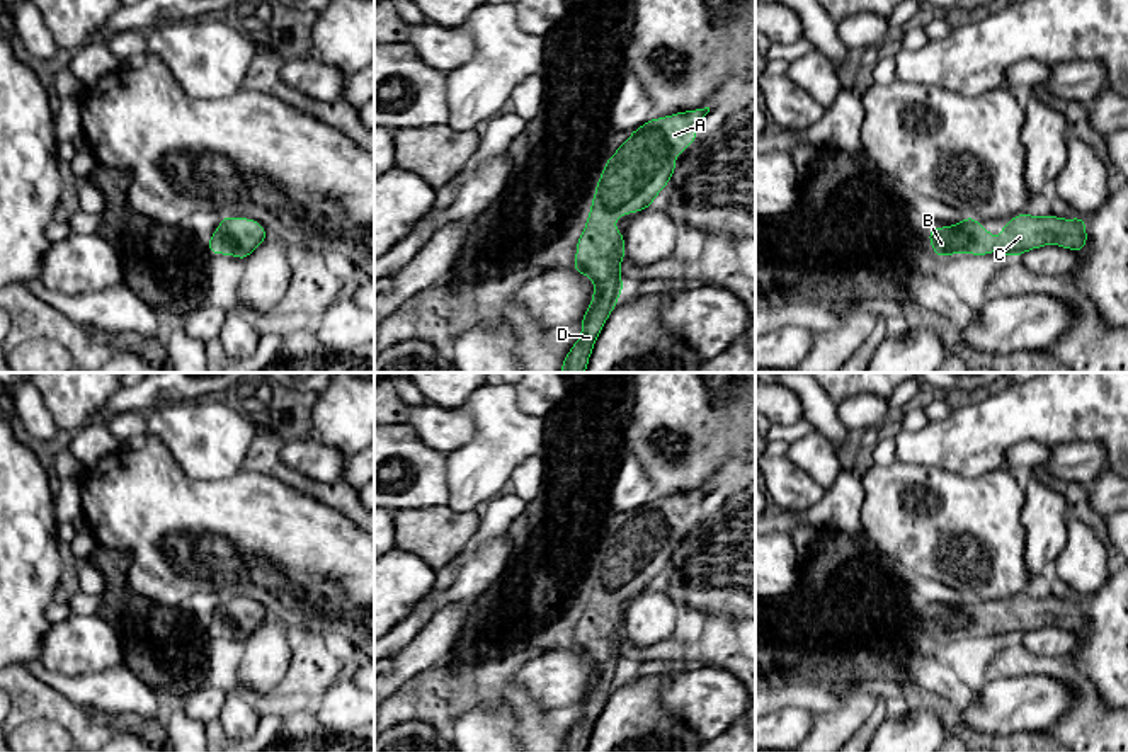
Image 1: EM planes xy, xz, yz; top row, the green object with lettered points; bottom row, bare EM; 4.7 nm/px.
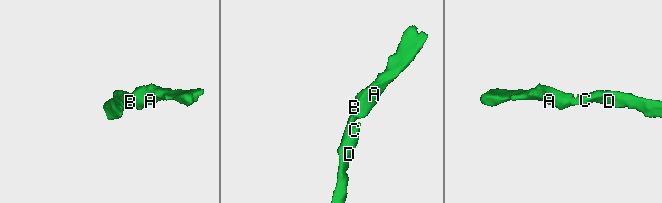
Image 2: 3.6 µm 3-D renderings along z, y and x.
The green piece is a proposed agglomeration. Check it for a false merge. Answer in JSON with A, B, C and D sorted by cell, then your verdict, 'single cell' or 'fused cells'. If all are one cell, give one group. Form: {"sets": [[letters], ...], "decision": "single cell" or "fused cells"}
{"sets": [["A", "B", "C", "D"]], "decision": "single cell"}

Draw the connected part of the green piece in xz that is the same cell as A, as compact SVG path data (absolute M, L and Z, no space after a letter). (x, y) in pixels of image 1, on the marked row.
M704 107L653 117L631 131L606 160L572 265L594 281L595 291L580 322L582 337L568 350L560 373L585 373L592 347L623 291L619 265L624 260L624 238L611 223L653 204L675 170L675 157L694 143L708 112L709 107Z

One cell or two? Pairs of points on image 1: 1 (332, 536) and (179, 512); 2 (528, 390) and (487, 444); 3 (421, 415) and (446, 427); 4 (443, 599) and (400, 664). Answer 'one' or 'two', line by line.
1: one
2: two
3: one
4: two

